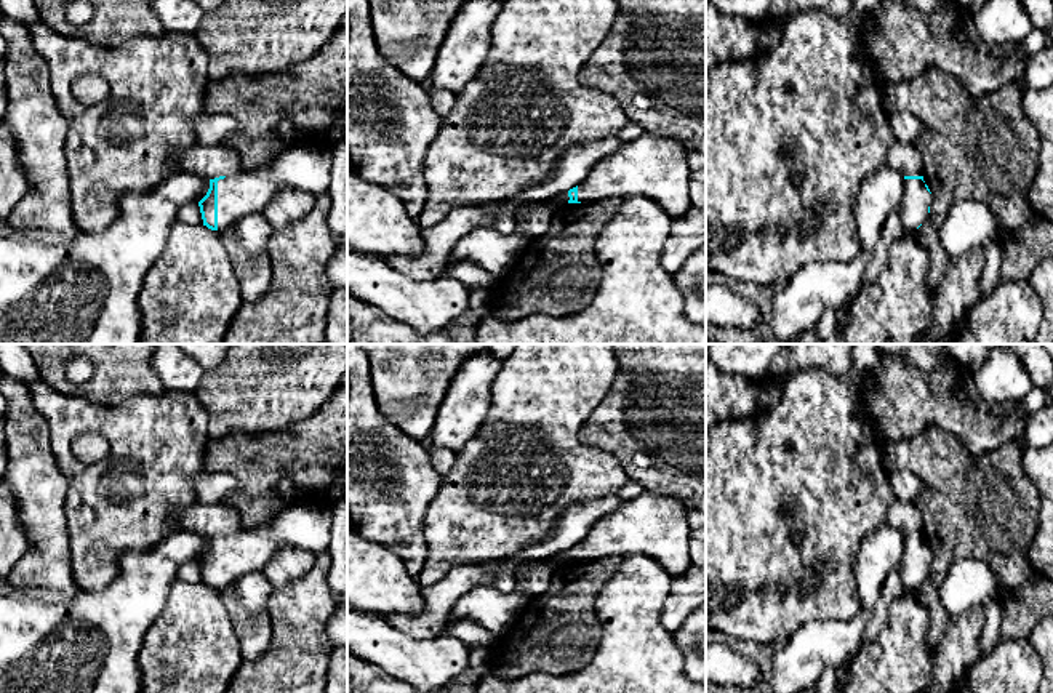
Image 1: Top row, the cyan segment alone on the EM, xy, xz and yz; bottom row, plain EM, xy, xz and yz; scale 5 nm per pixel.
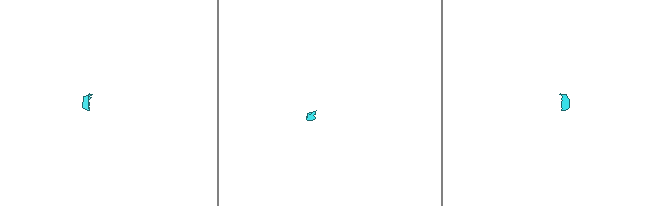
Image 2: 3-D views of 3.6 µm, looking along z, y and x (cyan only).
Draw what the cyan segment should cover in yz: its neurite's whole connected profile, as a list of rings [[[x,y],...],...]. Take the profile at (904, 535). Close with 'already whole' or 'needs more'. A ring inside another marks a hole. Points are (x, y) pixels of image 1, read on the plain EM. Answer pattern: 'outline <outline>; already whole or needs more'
outline [[[904,535],[904,554],[898,565],[906,591],[915,591],[928,576],[931,551],[923,535]]]; needs more

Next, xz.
outline [[[643,493],[611,514],[599,519],[587,536],[568,549],[568,562],[587,562],[605,557],[624,559],[632,554],[642,554],[656,560],[672,578],[682,575],[690,565],[690,533],[687,523],[688,509],[675,496],[659,496]]]; needs more

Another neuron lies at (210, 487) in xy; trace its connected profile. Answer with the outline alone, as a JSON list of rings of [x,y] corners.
[[[202,472],[194,483],[194,493],[197,503],[216,504],[221,503],[237,485],[237,479],[230,474]]]

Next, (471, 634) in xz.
[[[454,621],[446,626],[446,632],[467,648],[491,647],[496,637],[483,626],[472,621]]]

